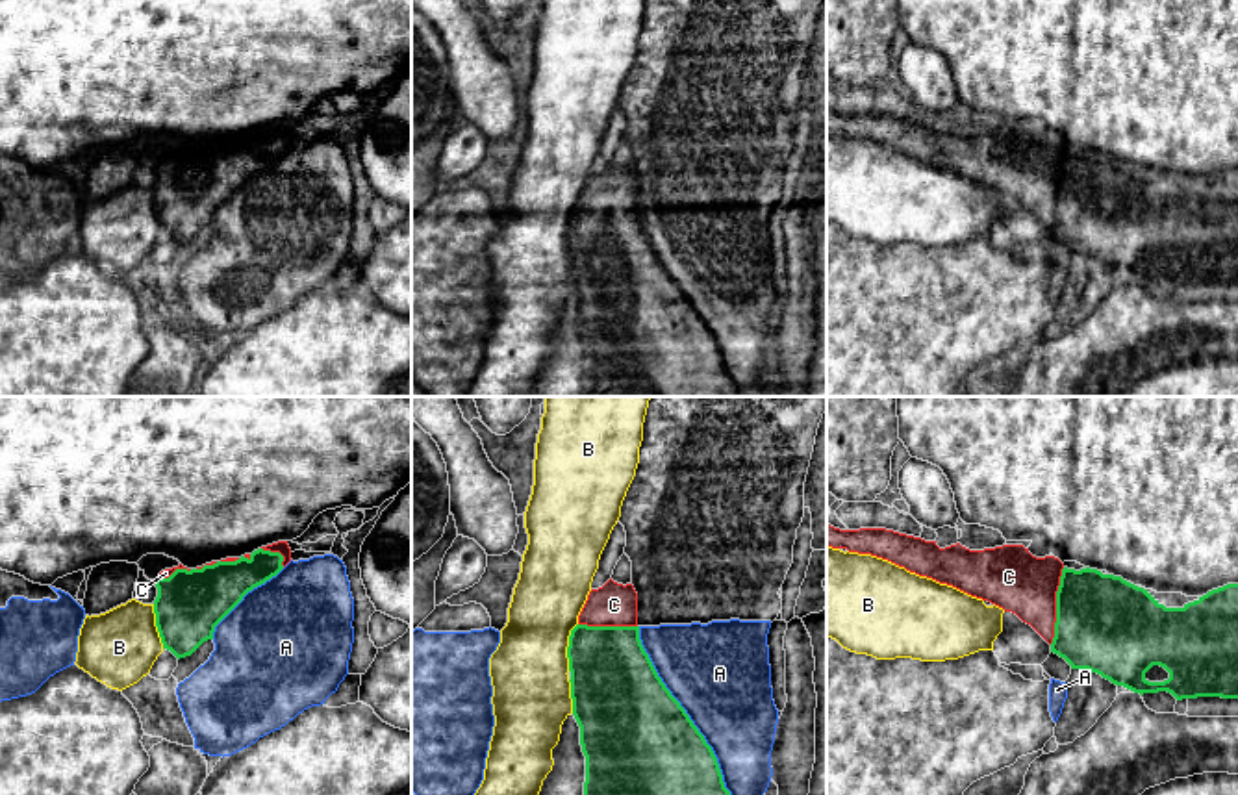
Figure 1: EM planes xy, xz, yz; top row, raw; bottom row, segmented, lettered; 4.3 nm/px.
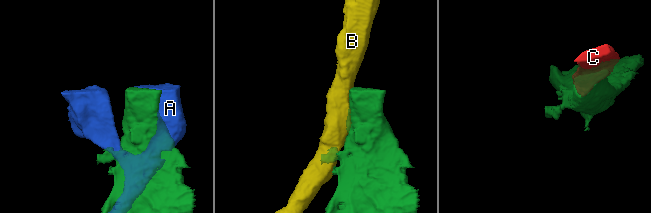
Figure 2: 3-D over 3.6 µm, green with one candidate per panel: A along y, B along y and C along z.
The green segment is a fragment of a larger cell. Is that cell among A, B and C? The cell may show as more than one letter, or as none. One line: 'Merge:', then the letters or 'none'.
Merge: C

